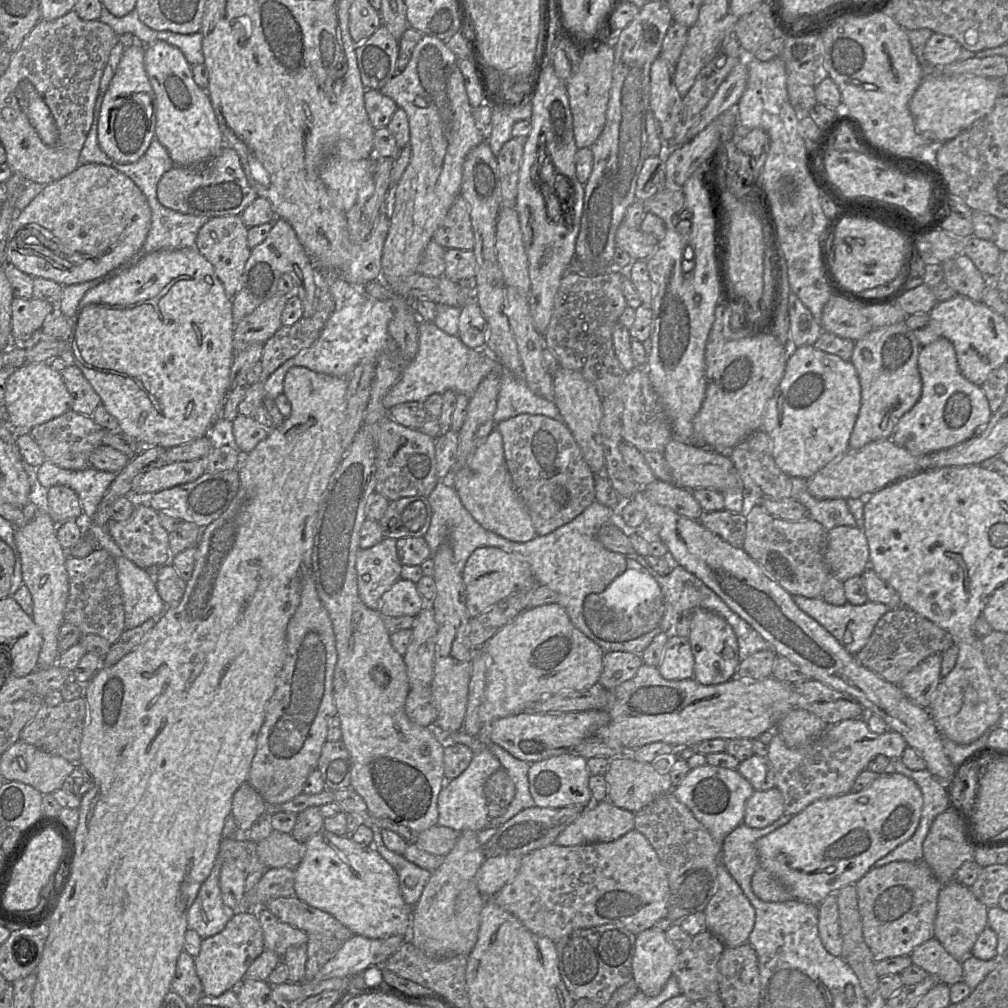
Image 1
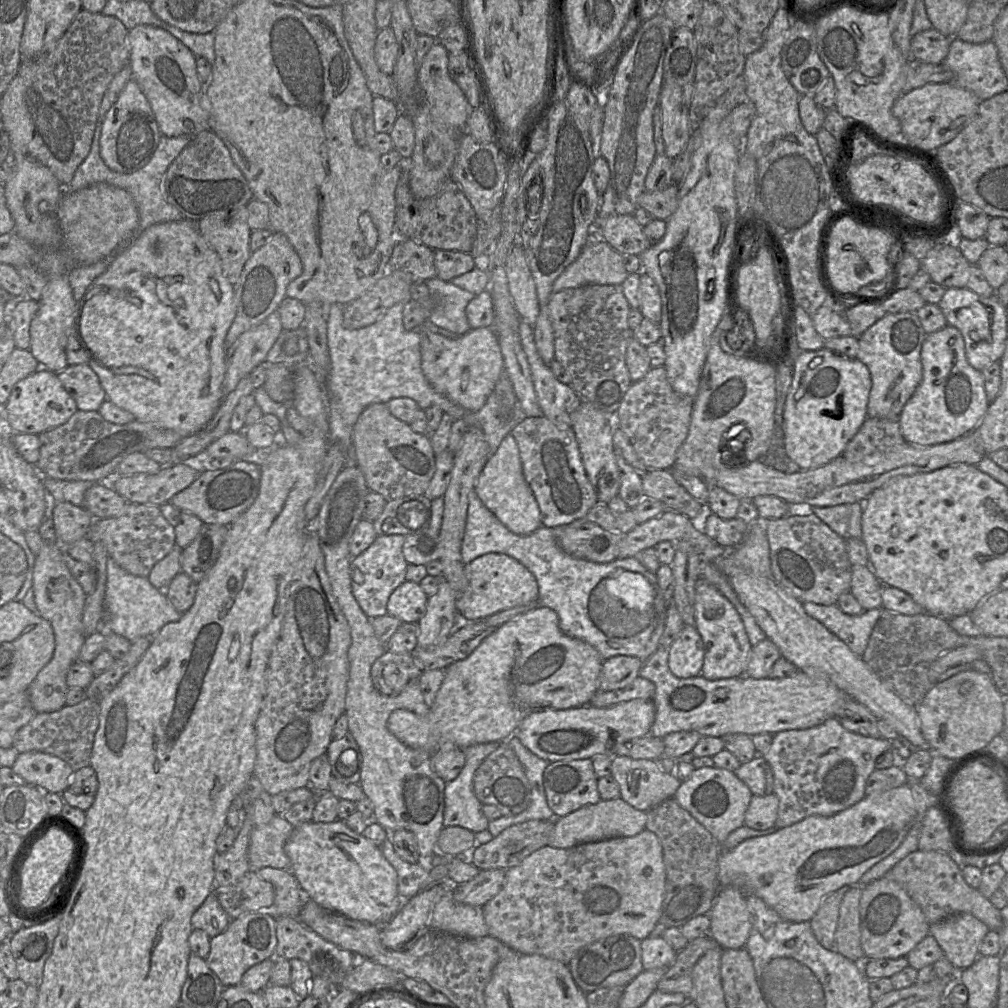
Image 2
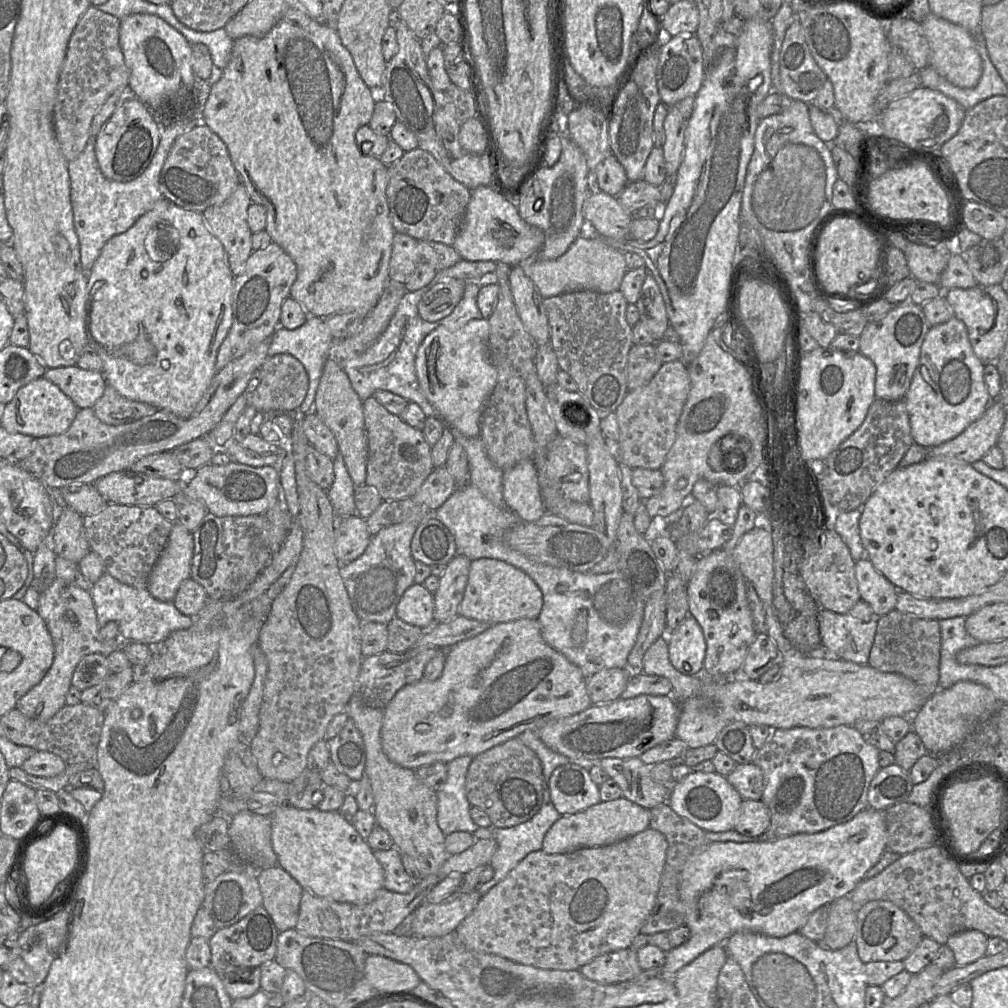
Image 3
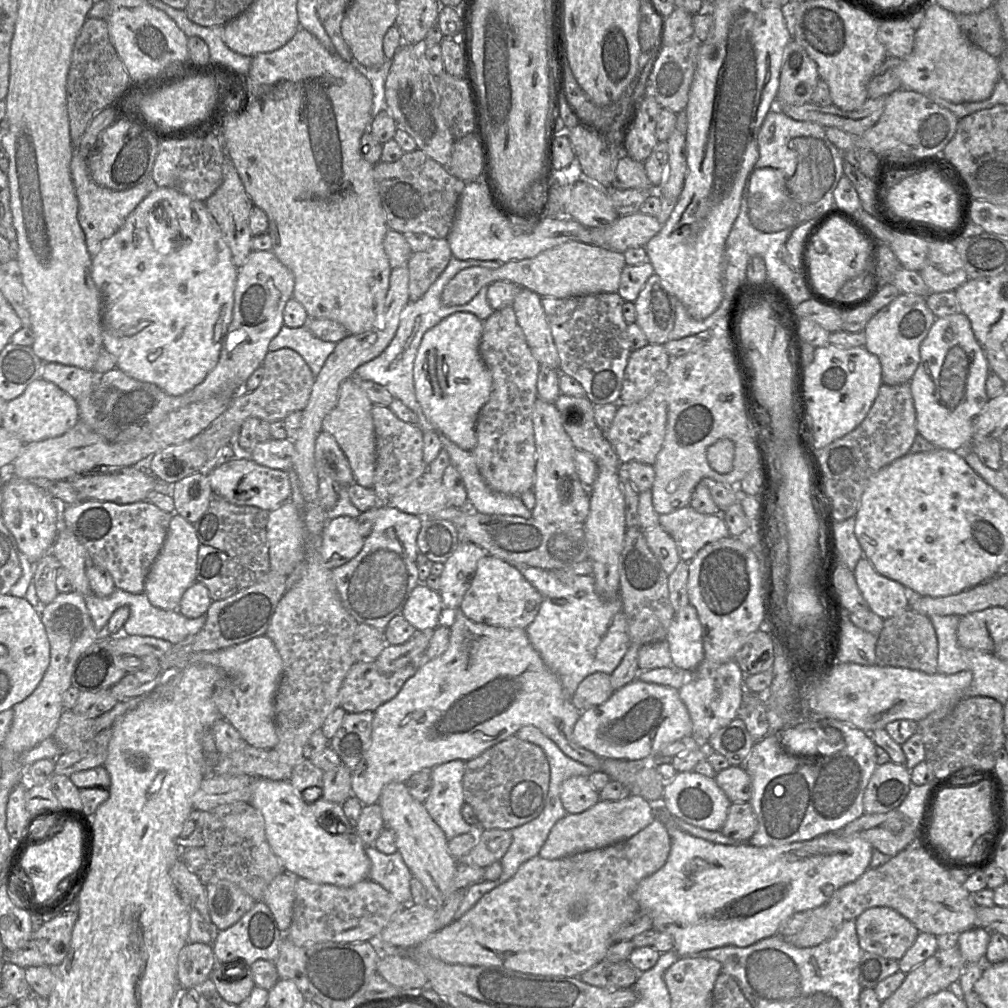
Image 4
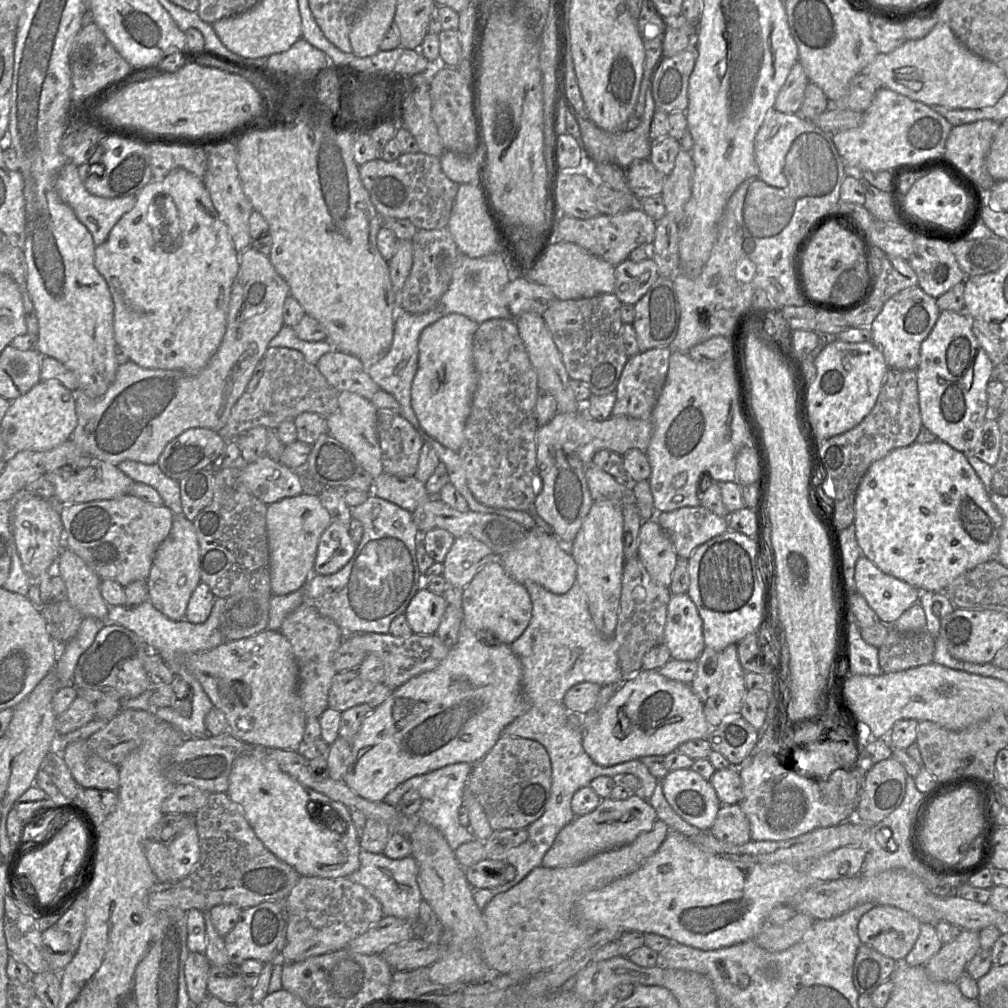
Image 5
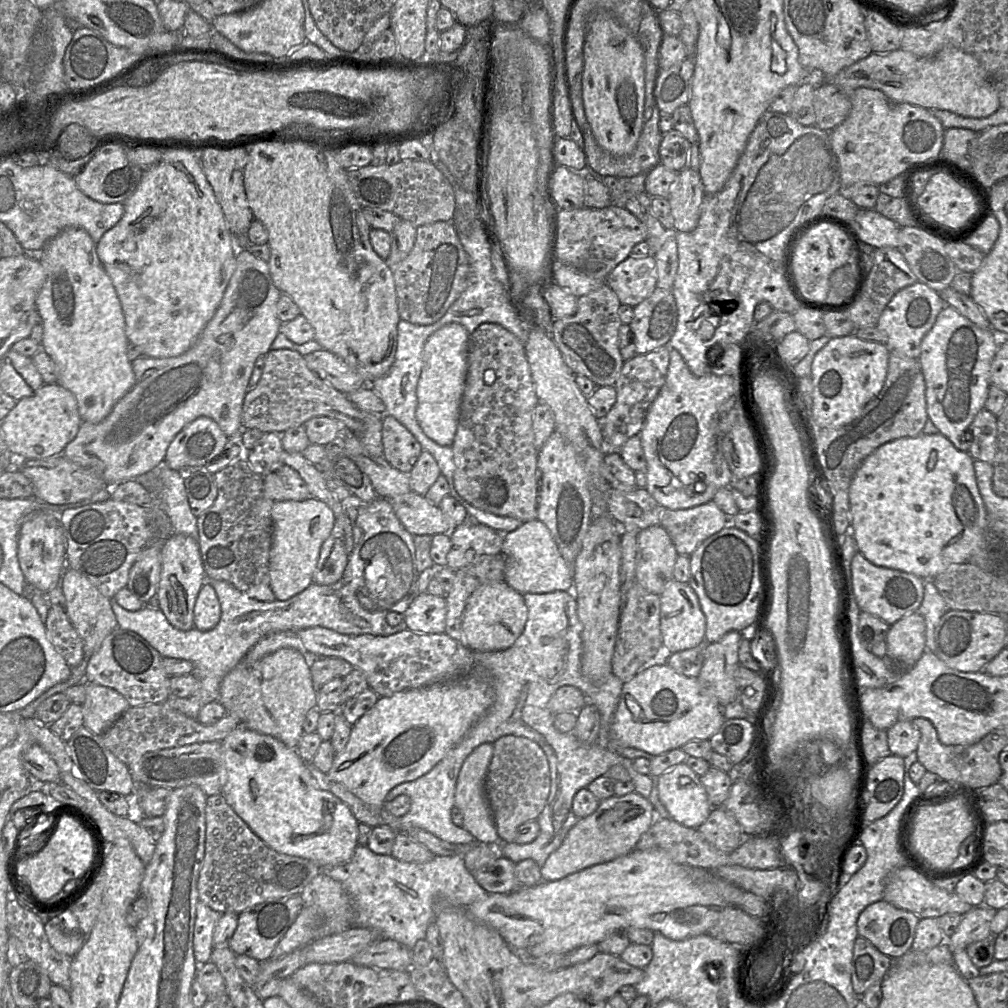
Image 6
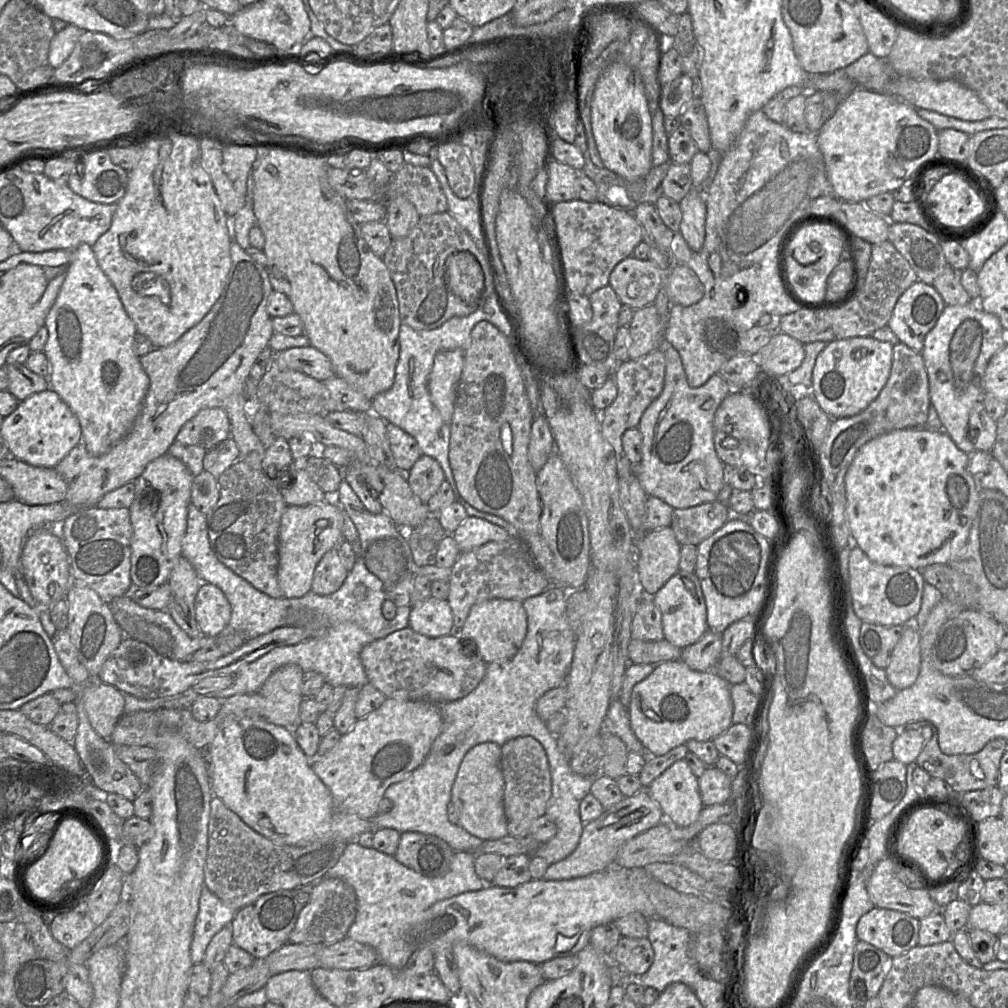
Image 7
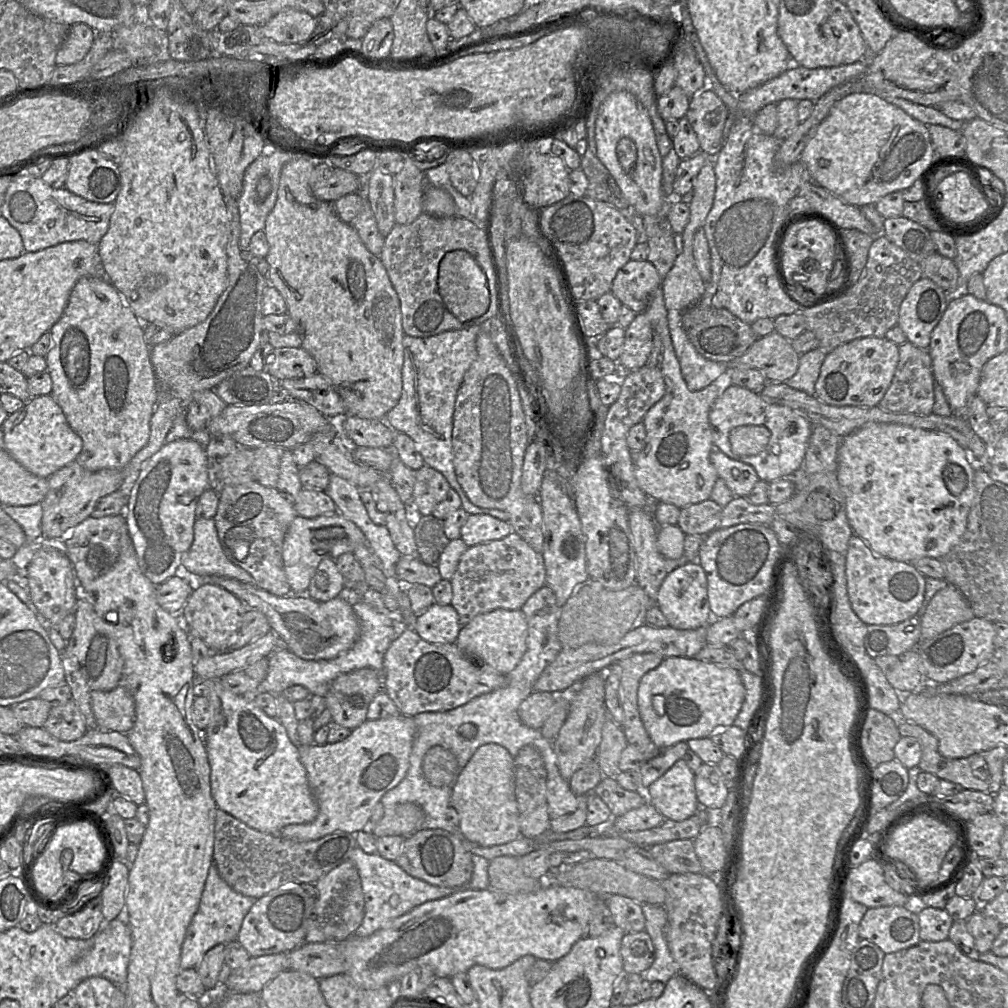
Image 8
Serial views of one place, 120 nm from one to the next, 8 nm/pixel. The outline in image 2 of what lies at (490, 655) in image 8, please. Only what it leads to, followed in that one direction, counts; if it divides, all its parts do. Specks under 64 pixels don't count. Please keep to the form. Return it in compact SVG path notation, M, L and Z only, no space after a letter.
M487 553L464 564L466 587L458 596L456 609L463 622L479 621L503 610L538 602L538 585L533 574L514 558Z

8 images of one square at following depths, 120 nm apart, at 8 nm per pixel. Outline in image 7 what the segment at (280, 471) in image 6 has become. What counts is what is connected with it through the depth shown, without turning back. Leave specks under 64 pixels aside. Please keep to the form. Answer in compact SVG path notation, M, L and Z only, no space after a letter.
M294 460L289 471L292 482L280 490L288 506L305 506L329 500L328 495L318 487L303 468L302 461Z

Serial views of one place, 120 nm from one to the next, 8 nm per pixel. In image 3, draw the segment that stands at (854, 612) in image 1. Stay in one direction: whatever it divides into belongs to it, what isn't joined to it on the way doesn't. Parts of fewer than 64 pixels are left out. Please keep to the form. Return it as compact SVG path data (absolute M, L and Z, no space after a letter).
M819 609L820 651L855 664L868 665L879 617L874 615L874 619L863 622L849 613Z

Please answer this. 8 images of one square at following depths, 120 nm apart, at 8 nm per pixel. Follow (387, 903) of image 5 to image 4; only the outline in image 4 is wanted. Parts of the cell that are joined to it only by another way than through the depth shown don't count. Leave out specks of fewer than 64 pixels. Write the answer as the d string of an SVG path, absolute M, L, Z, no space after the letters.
M366 846L365 853L371 862L368 879L380 884L390 892L394 898L403 906L411 903L411 879L413 877L405 864L402 855L396 851L393 854L384 854L373 846Z

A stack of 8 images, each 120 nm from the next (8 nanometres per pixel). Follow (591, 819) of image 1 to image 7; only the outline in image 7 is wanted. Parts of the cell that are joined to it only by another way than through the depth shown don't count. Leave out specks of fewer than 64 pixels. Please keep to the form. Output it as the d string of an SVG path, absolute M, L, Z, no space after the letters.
M642 789L630 797L624 797L595 820L583 823L583 830L576 849L566 858L548 866L543 879L568 880L588 876L604 870L614 863L621 846L629 839L641 834L664 821L664 815L658 804L650 797L647 789Z

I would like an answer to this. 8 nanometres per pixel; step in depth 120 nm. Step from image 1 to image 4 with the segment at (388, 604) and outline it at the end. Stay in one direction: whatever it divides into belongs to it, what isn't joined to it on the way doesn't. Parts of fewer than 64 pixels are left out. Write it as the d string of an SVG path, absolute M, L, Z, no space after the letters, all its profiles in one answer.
M418 583L412 590L401 615L417 632L433 631L448 616L439 593L428 588L425 583Z

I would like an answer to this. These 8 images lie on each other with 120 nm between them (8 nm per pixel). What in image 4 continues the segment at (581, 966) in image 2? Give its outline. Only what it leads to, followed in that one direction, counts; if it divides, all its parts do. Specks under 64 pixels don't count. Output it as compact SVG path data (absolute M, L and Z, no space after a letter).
M602 960L587 971L582 972L578 978L592 986L618 990L632 987L639 974L628 960L621 962Z

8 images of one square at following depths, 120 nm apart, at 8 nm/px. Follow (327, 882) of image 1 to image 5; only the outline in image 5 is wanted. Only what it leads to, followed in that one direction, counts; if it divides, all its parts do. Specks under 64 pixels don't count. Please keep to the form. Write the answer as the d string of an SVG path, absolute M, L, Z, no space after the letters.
M254 748L235 759L229 775L226 793L240 805L247 821L264 846L278 859L292 866L300 876L347 878L360 866L360 838L350 810L327 795L304 786L284 772L277 761L266 753L266 748Z

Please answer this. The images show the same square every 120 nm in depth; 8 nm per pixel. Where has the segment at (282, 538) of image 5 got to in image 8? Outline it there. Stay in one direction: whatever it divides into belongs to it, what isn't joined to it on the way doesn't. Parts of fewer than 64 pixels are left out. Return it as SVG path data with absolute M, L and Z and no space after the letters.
M336 512L316 518L297 515L291 522L283 541L282 558L284 571L292 594L305 594L319 563L327 558L354 551L366 541L363 532L350 520Z

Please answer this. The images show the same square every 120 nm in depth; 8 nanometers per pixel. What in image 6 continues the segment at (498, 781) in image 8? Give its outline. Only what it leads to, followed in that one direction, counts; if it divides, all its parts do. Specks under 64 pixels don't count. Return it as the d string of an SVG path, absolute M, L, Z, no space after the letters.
M483 743L477 746L465 759L456 782L455 806L463 813L462 827L469 831L477 842L497 847L498 844L501 844L501 841L484 788L484 781L492 755L493 743Z

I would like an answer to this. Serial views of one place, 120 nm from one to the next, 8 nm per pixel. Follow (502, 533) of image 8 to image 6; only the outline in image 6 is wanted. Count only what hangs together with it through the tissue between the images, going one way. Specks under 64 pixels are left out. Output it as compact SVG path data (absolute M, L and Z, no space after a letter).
M473 520L457 525L450 537L452 546L446 567L453 571L476 563L482 555L500 554L504 542L502 533Z

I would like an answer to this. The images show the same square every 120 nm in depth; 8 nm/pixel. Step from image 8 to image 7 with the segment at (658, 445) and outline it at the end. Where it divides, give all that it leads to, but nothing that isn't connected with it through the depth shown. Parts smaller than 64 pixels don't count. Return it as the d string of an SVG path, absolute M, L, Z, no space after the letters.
M665 339L662 341L662 345L659 347L665 355L665 375L664 375L664 386L661 394L646 408L641 416L638 429L642 434L642 459L639 464L632 464L632 473L637 477L640 485L642 486L644 492L647 496L655 496L663 500L665 503L670 505L673 509L684 509L693 506L697 506L706 502L712 502L717 500L718 493L720 492L723 484L725 483L725 473L724 473L724 463L719 459L714 442L714 415L724 398L730 393L728 382L720 375L714 374L710 379L702 386L697 388L692 388L689 386L686 374L683 368L683 364L679 353L676 349L669 344Z

